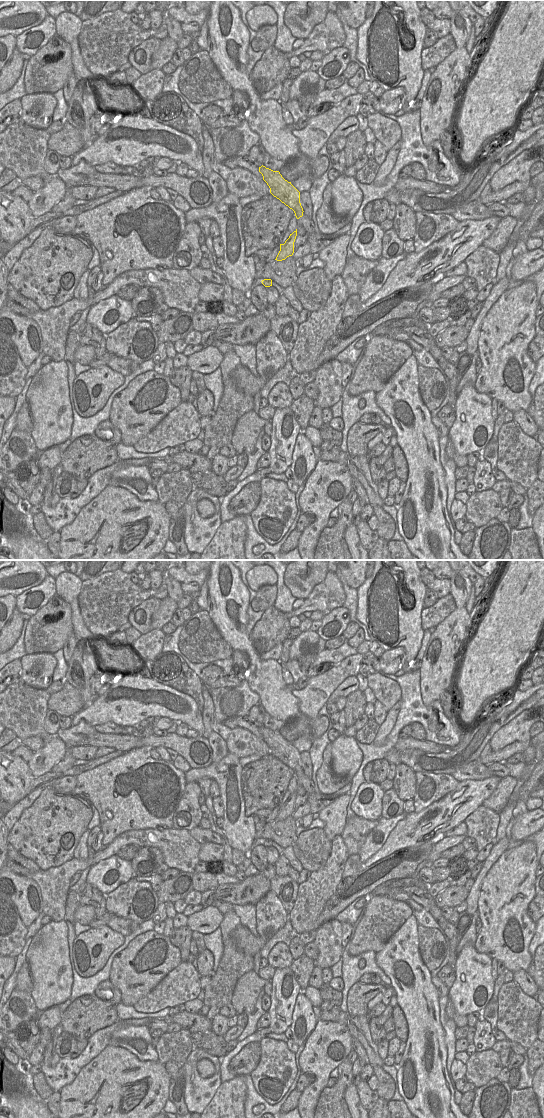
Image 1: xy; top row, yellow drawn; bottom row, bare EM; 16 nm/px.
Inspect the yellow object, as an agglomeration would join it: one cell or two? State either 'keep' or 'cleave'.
cleave

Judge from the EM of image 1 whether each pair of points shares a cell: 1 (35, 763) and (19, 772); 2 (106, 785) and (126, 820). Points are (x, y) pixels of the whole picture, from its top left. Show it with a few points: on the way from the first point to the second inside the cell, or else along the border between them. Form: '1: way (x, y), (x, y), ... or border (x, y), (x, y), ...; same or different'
1: border (27, 763), (30, 772), (35, 777); different
2: way (112, 794), (126, 811); same

